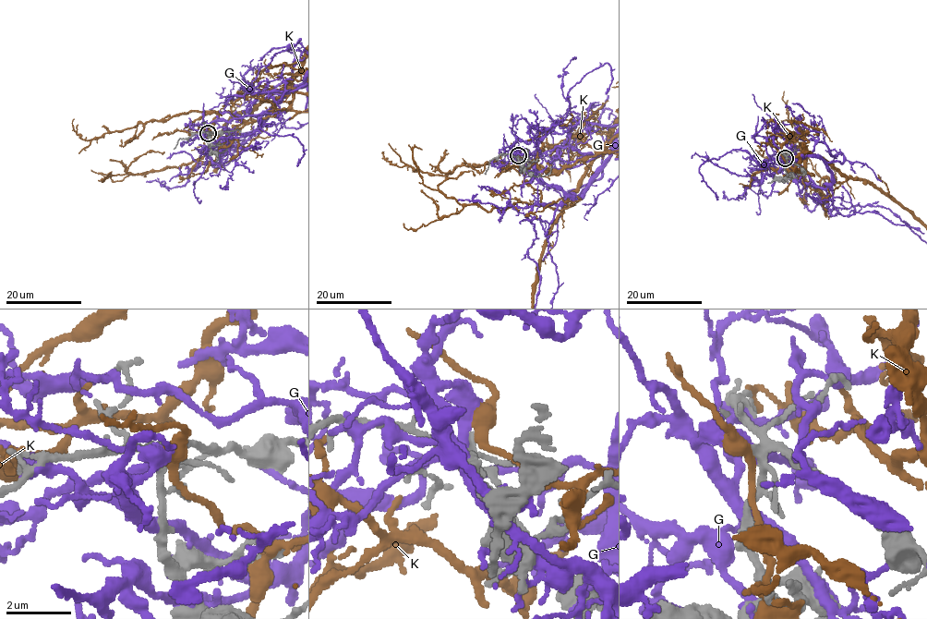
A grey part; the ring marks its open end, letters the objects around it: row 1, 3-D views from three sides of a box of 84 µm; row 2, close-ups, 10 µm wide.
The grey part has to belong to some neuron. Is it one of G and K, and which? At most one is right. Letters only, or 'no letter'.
no letter

